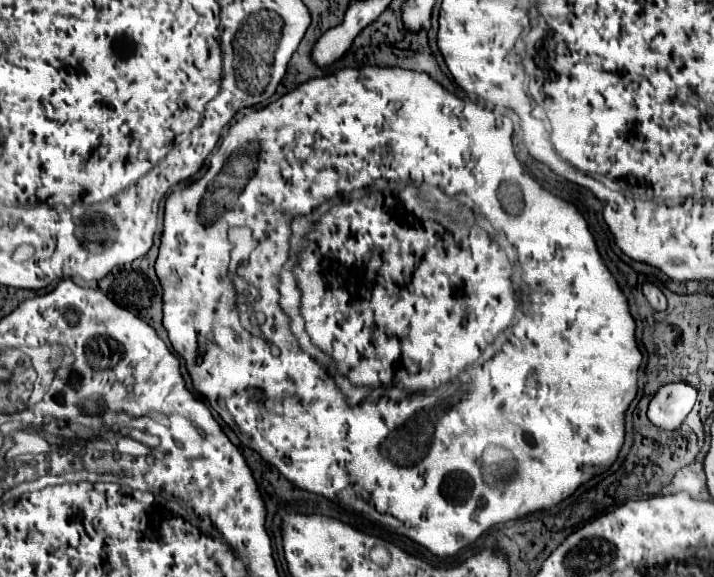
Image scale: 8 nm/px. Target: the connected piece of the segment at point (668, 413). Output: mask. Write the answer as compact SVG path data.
M686 383L662 385L650 399L648 419L666 431L678 429L696 401L696 389Z

